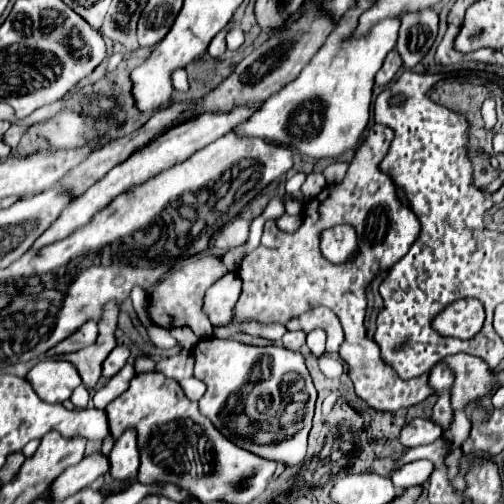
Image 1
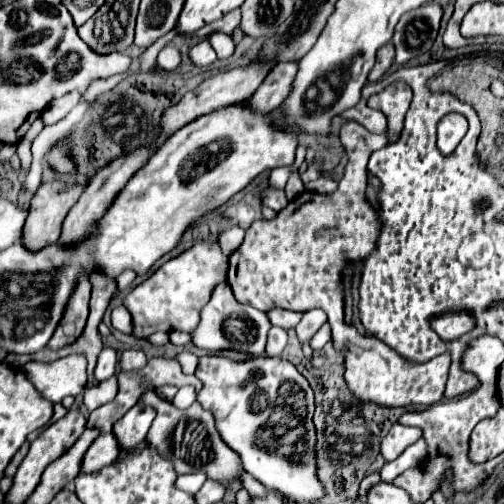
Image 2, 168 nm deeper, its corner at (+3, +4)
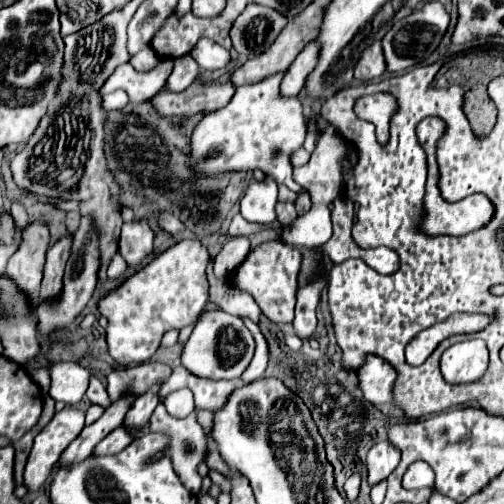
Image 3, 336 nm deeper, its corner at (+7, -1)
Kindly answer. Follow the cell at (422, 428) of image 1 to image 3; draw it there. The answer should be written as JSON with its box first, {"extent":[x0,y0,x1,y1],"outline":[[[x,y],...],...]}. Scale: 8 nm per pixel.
{"extent":[367,440,401,486],"outline":[[[387,440],[375,444],[367,454],[367,472],[369,472],[369,486],[375,486],[377,482],[383,482],[389,478],[389,474],[397,468],[401,458],[401,452],[395,450],[395,446],[389,446]]]}

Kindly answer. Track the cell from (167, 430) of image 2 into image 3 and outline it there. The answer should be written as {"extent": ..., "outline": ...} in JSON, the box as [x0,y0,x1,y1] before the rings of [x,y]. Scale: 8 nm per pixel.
{"extent":[151,404,205,492],"outline":[[[159,404],[151,414],[151,432],[169,434],[169,454],[173,468],[181,478],[183,486],[191,492],[199,492],[201,476],[197,474],[197,464],[205,460],[205,434],[197,422],[197,414],[191,412],[187,418],[173,418]]]}

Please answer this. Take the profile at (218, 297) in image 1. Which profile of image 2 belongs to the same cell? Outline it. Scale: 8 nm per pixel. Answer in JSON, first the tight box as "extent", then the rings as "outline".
{"extent":[193,281,271,355],"outline":[[[227,281],[219,283],[213,289],[211,301],[205,305],[201,311],[201,325],[193,331],[193,343],[201,349],[207,351],[219,351],[219,349],[235,349],[235,351],[245,351],[251,355],[263,355],[265,345],[267,345],[267,333],[271,329],[269,315],[265,311],[253,309],[251,305],[241,305],[229,287]]]}

